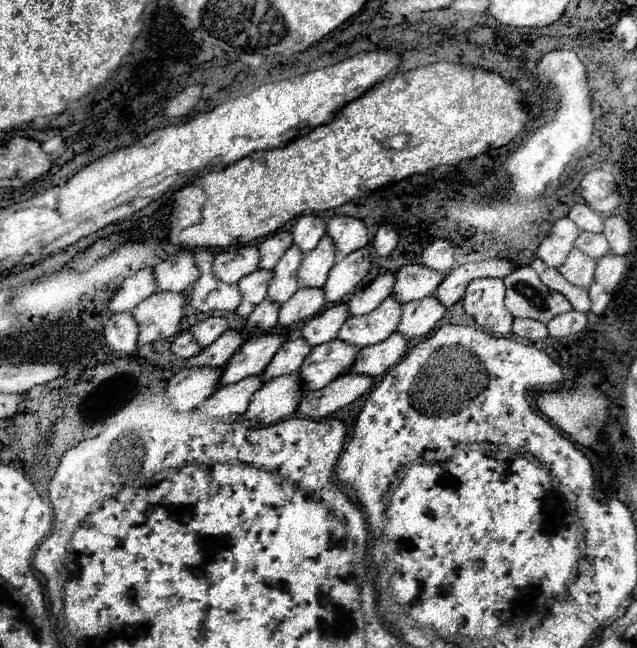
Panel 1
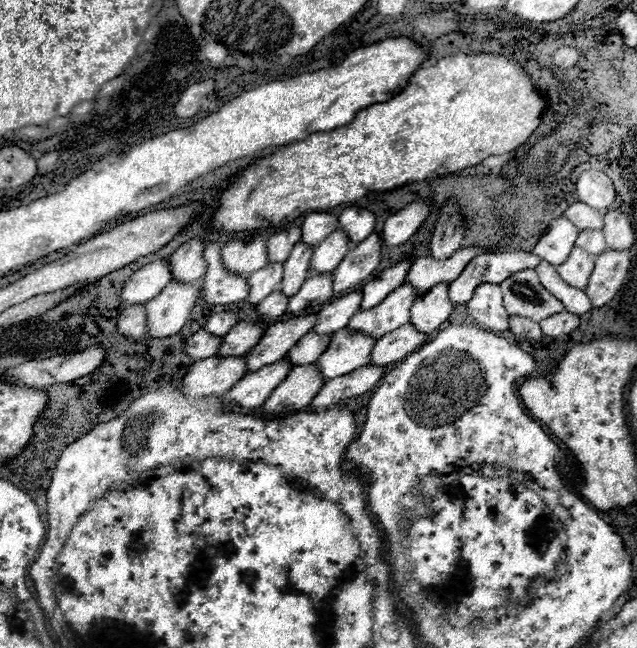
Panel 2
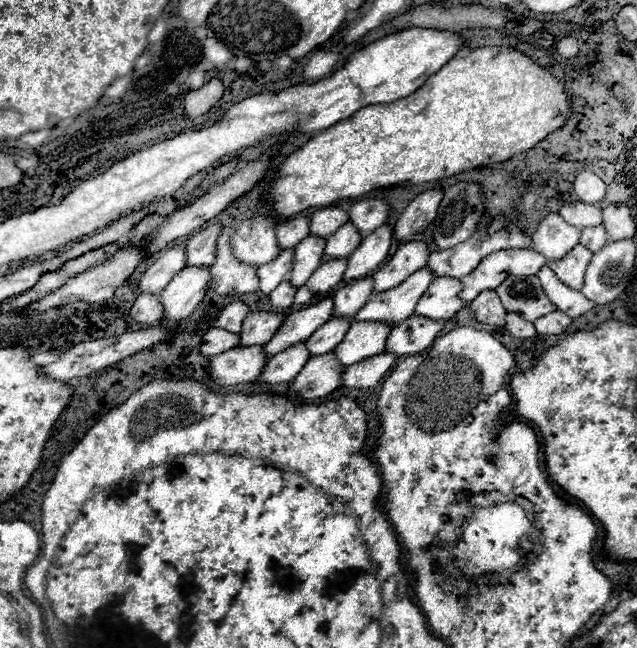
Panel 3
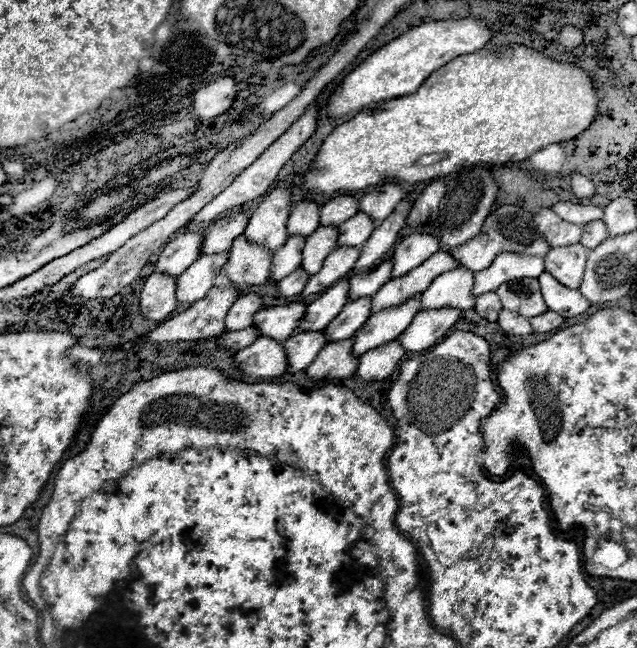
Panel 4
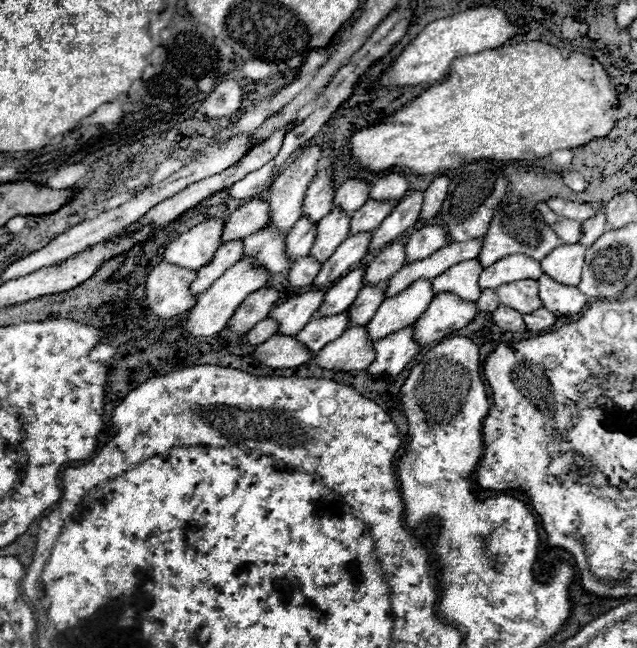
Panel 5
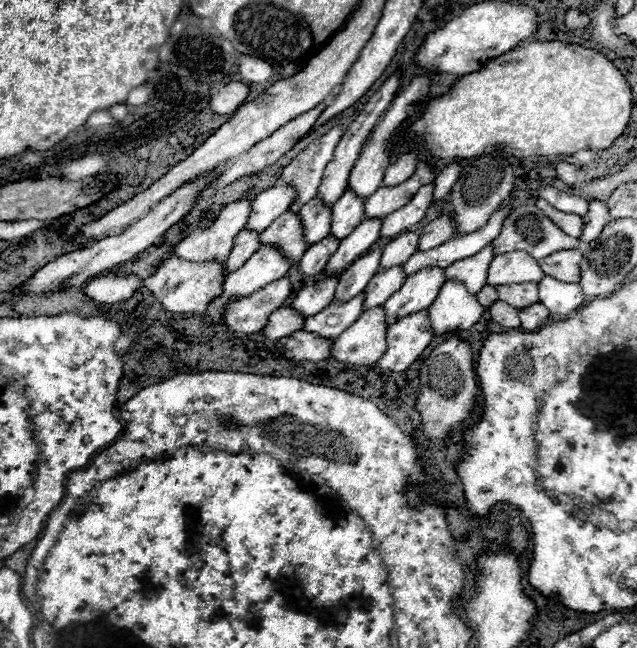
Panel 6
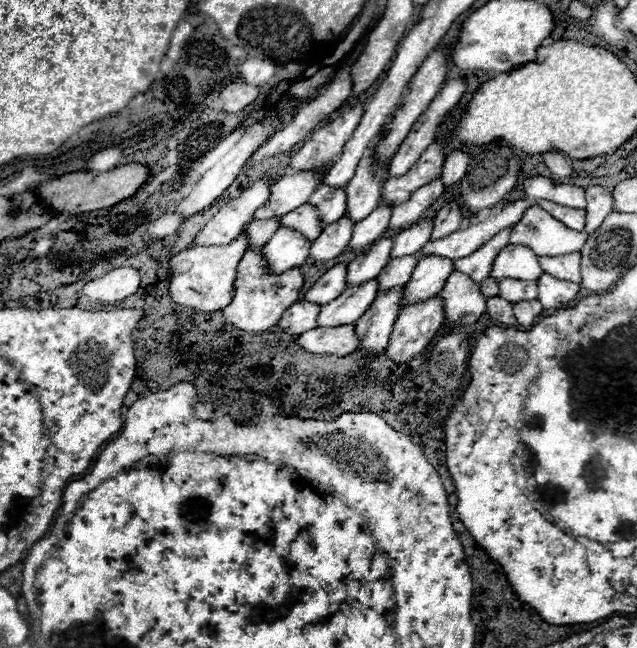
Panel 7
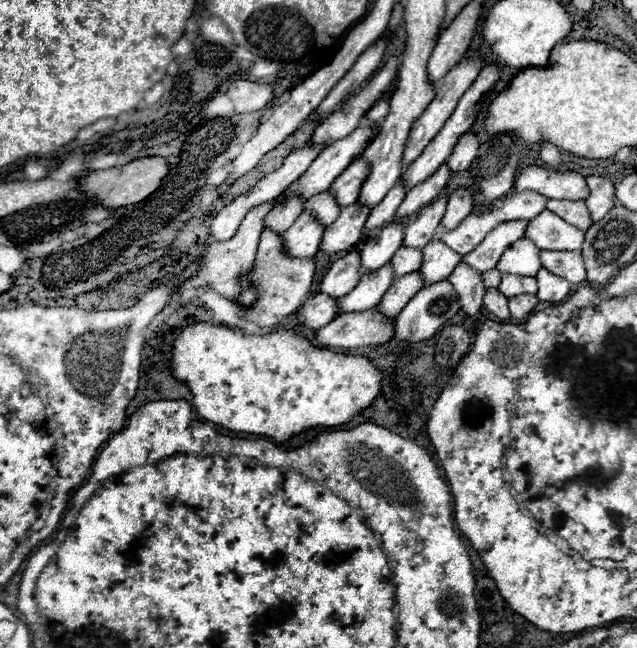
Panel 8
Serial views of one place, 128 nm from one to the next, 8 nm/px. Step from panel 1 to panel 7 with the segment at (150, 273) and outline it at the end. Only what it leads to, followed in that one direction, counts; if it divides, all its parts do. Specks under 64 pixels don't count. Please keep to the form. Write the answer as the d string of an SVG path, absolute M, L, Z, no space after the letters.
M262 178L246 188L238 198L226 202L194 238L194 246L222 246L238 238L238 234L252 222L254 212L270 198L274 182L274 178Z

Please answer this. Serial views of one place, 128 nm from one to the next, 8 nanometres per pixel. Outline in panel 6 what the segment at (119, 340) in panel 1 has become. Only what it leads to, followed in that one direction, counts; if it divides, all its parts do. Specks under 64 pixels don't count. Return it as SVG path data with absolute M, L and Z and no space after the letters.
M172 256L158 268L154 276L146 278L144 282L146 288L150 288L152 294L158 298L158 302L164 306L164 310L202 314L206 312L208 304L212 304L222 294L222 284L226 280L224 268L226 268L224 260L208 260L206 264L194 264L190 260Z

